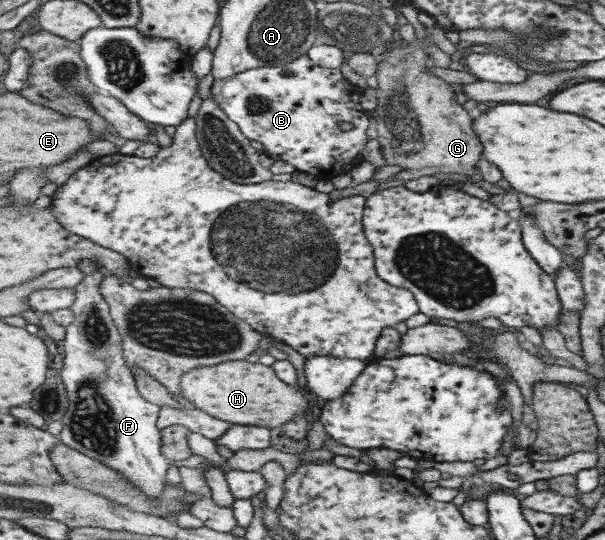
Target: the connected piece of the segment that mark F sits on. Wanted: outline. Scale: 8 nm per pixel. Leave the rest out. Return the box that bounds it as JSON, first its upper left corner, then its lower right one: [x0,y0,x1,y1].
[59,269,205,508]

